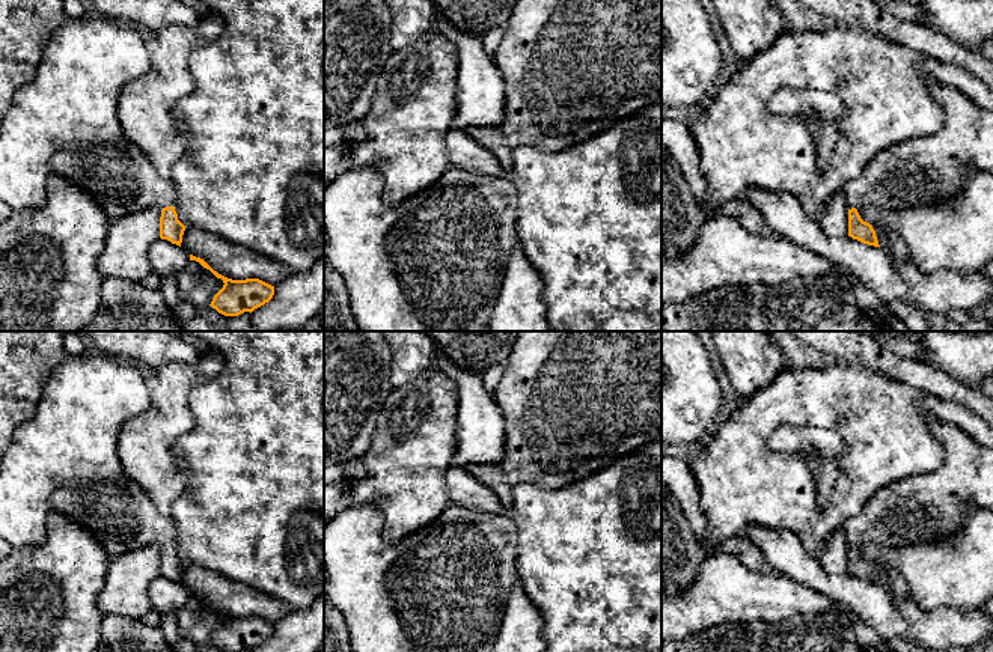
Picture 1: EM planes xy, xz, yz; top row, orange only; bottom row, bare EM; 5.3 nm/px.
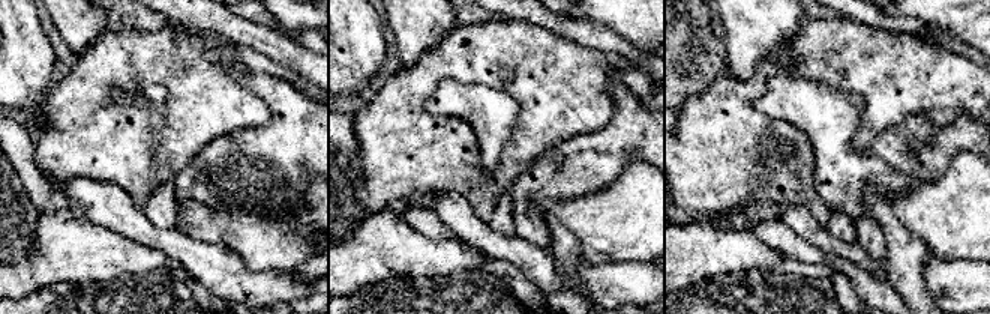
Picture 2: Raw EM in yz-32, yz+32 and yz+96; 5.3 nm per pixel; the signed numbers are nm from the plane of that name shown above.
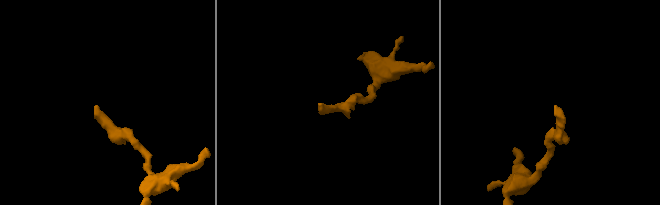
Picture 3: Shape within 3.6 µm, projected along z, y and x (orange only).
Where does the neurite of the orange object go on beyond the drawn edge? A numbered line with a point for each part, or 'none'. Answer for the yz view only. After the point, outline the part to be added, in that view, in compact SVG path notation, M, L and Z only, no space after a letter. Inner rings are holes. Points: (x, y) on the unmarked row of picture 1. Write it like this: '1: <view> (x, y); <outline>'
1: yz (922, 508); M936 419L931 435L943 446L945 461L931 473L912 474L885 485L842 526L847 545L906 547L957 533L972 507L993 513L993 449L976 443L958 425Z

